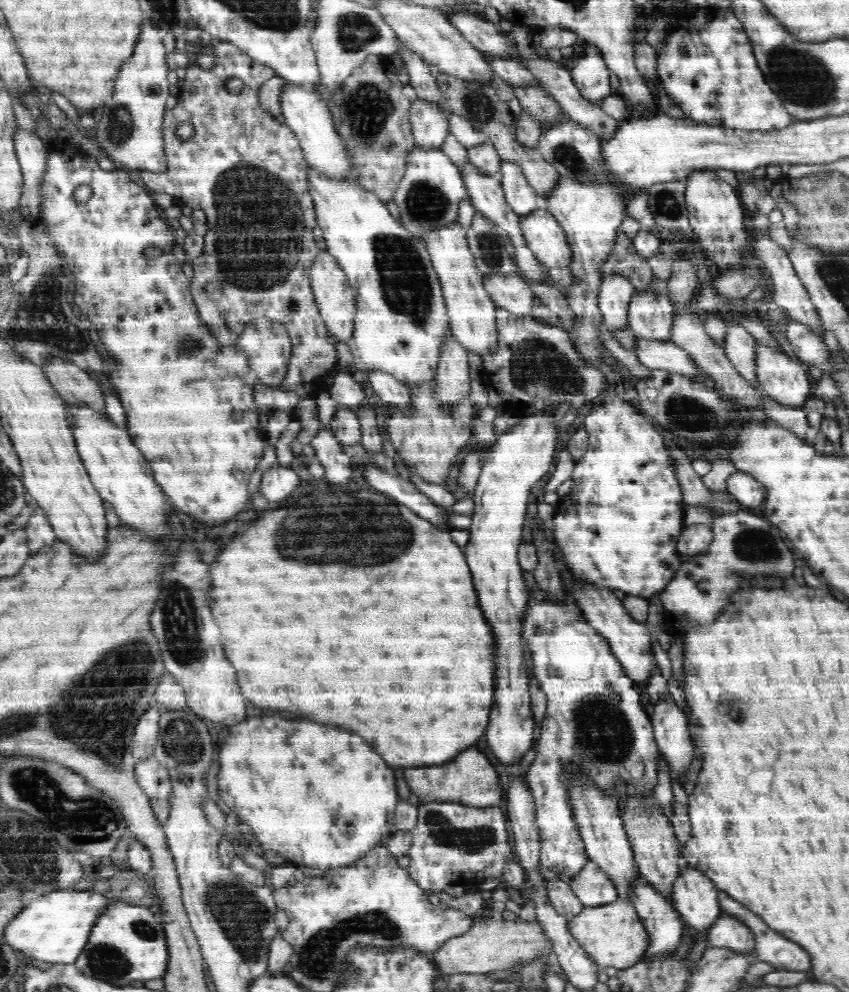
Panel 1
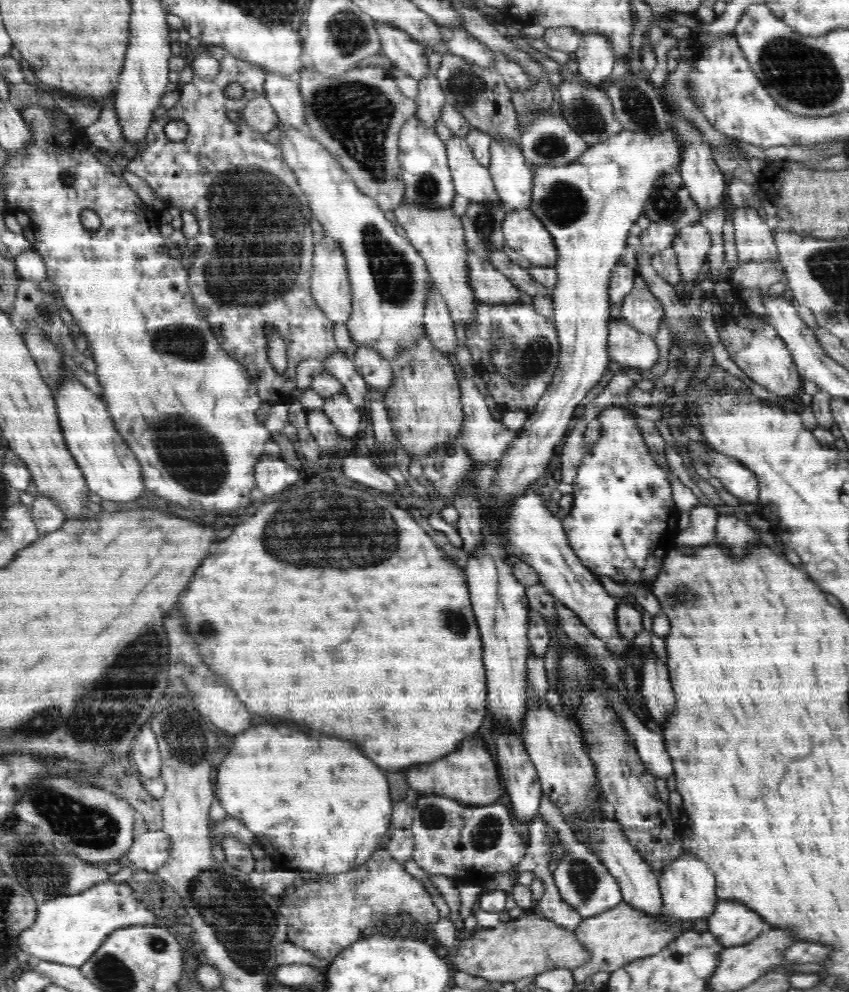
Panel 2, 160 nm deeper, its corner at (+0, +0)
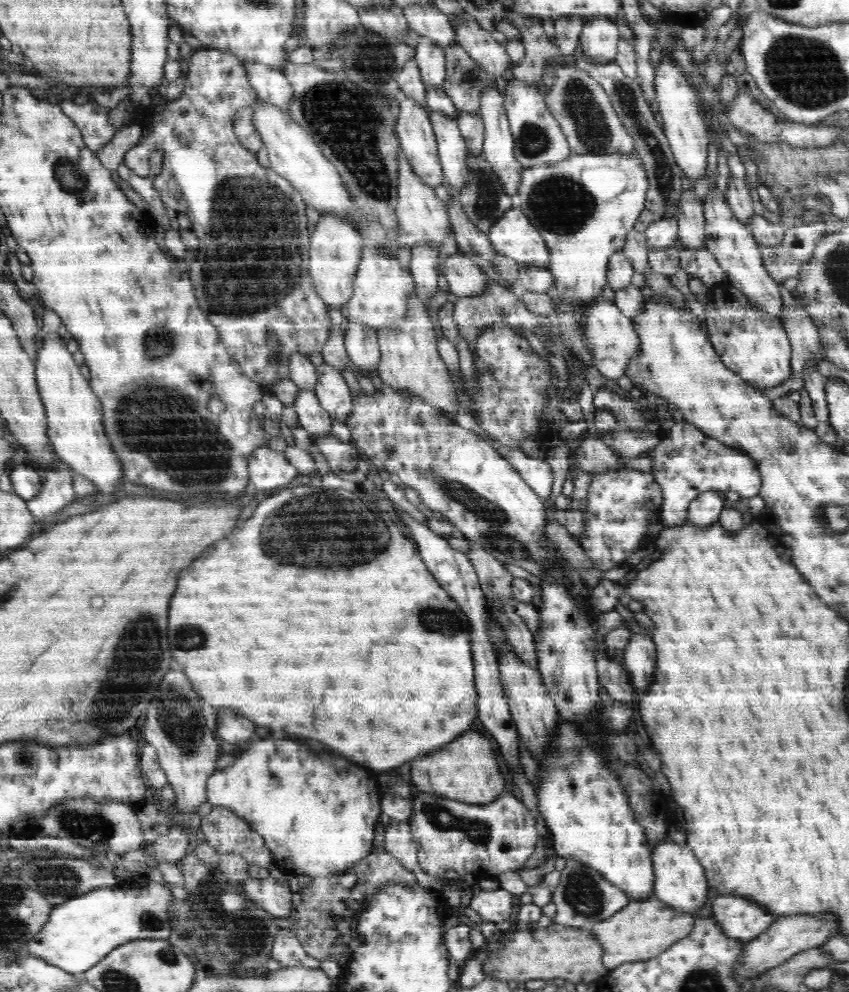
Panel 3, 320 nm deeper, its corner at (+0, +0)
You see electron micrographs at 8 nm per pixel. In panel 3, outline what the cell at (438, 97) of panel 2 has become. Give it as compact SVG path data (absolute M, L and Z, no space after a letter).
M420 36L415 47L414 59L424 85L441 86L445 79L445 50L428 37Z

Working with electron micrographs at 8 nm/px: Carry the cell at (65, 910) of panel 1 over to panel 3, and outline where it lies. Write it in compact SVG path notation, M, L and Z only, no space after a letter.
M150 880L148 886L140 888L100 888L54 905L44 928L28 942L25 952L75 975L98 964L108 952L125 941L138 937L169 940L172 925L168 910L174 897L168 886Z

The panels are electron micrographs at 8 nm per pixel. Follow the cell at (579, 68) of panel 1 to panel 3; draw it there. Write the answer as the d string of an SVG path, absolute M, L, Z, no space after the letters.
M592 18L583 22L579 38L579 52L596 62L615 62L620 40L618 26L606 18Z

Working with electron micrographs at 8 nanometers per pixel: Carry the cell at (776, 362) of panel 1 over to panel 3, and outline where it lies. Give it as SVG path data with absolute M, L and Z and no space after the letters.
M728 281L709 287L705 302L708 340L732 372L753 387L772 388L791 375L791 341L779 320L756 306Z

